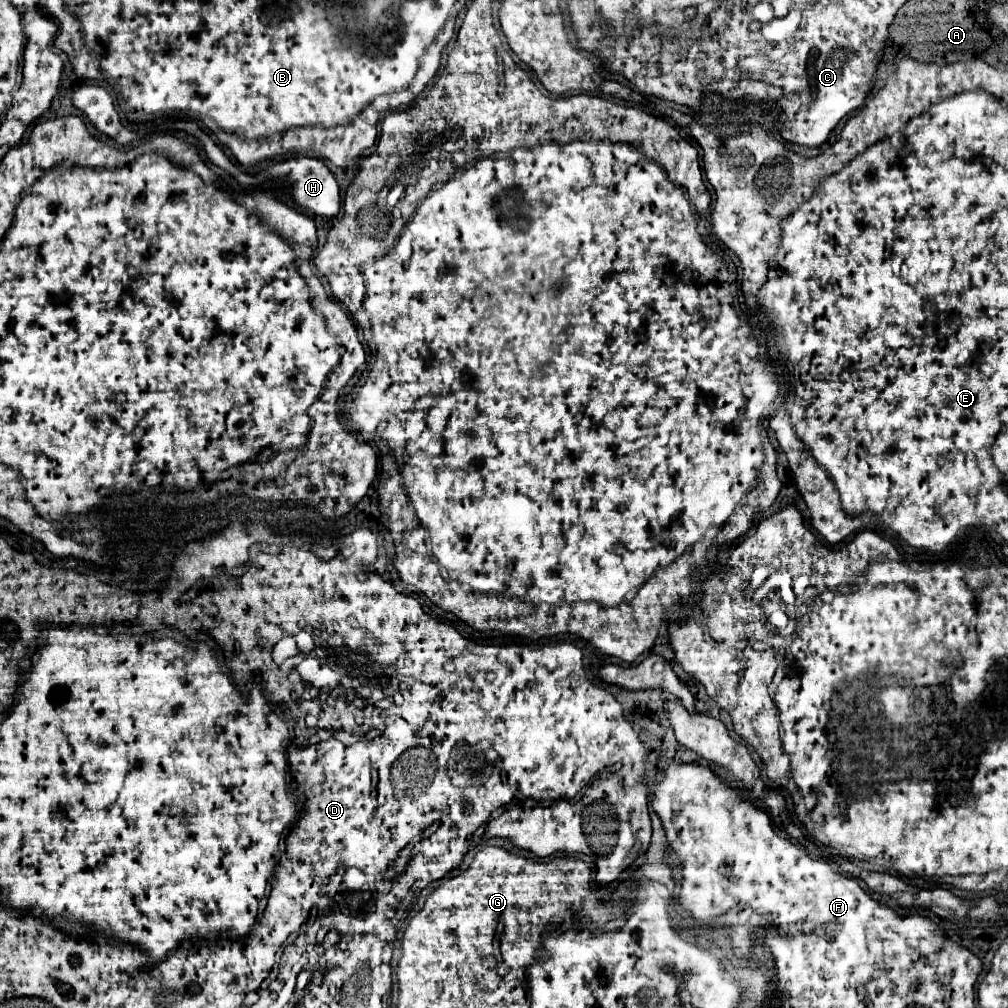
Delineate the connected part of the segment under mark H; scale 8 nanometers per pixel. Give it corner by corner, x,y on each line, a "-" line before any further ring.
293,157
287,159
283,163
275,163
269,169
265,169
265,177
267,175
279,175
279,177
287,177
289,181
293,181
293,199
301,209
307,209
315,215
321,217
335,217
339,213
341,207
341,197
339,197
339,185
333,177
333,173
315,157

